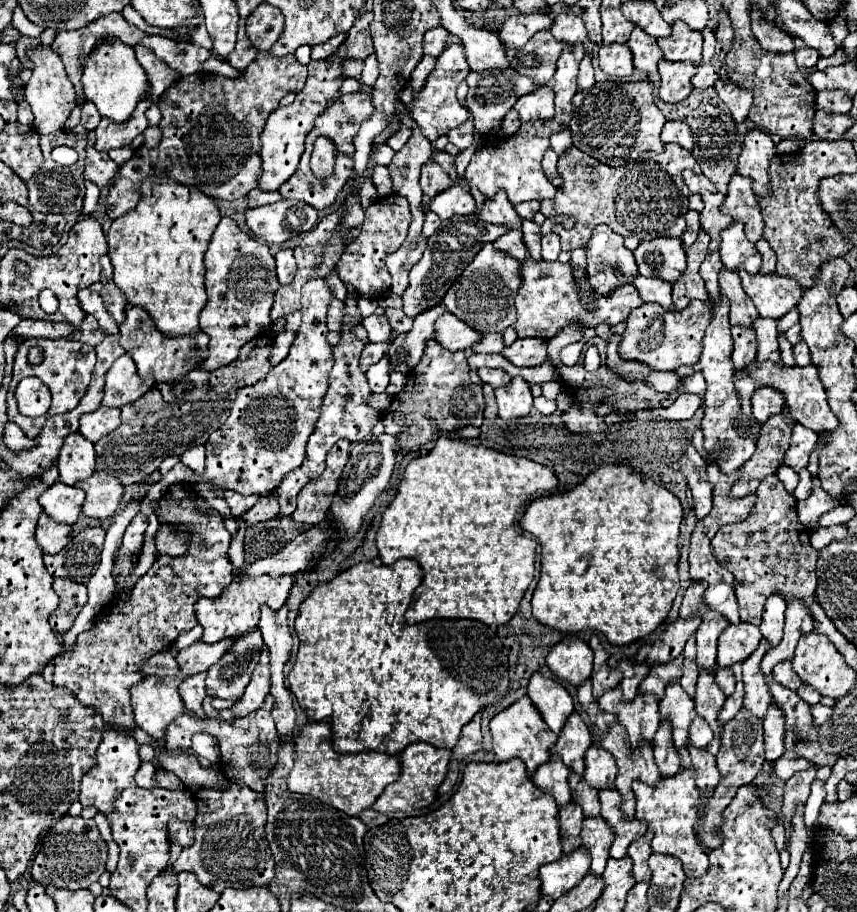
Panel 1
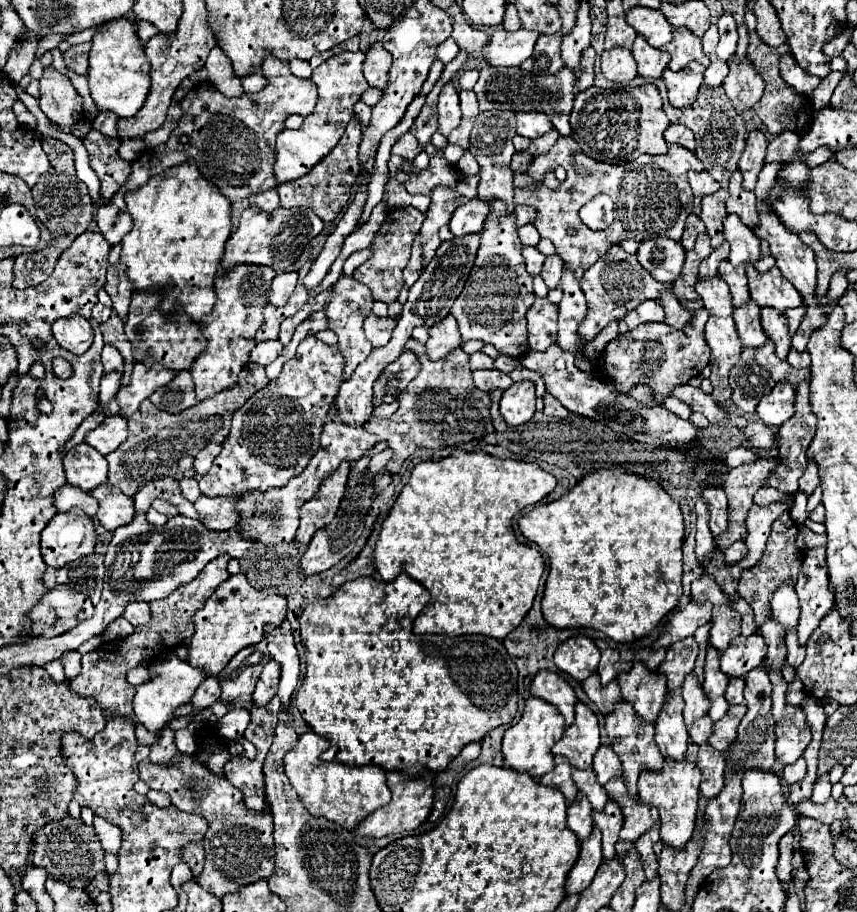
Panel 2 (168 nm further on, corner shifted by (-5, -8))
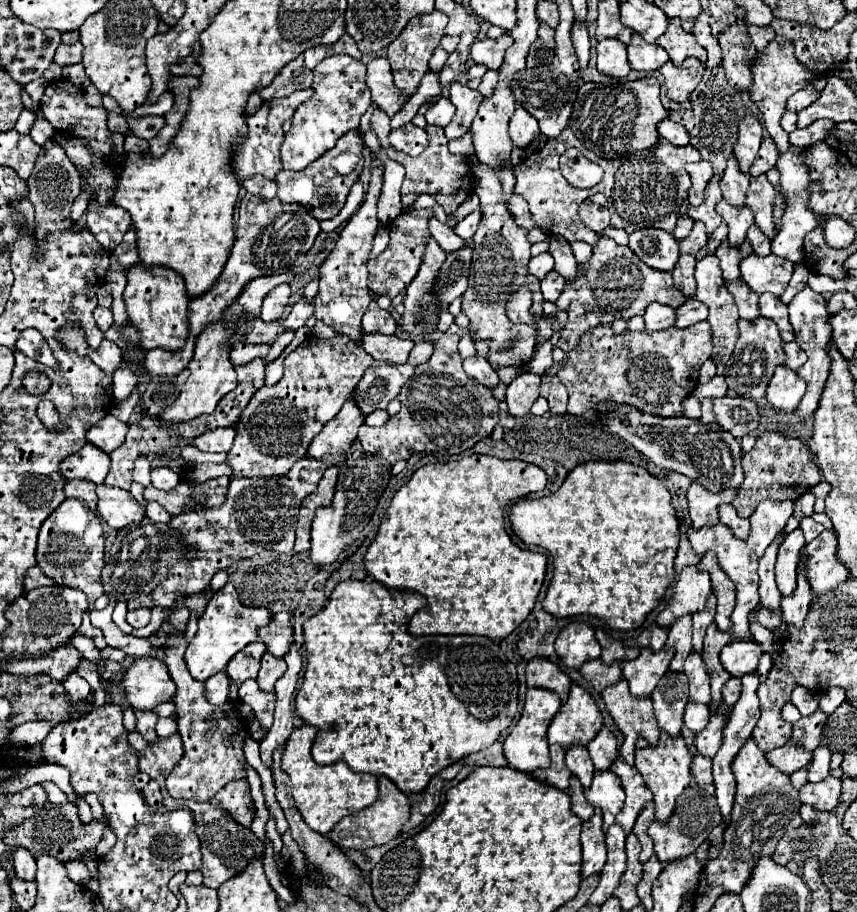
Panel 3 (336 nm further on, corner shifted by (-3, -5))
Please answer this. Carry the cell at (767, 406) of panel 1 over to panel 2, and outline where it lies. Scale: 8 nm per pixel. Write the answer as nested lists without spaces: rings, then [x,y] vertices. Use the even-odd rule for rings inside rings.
[[[783,380],[769,394],[761,398],[757,414],[767,426],[781,426],[793,416],[795,412],[793,402],[795,402],[795,390],[787,380]]]

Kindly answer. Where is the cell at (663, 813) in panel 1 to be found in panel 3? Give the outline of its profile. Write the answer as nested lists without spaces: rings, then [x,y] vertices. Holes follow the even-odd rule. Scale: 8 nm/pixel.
[[[661,733],[657,745],[649,745],[645,739],[637,739],[635,745],[635,767],[645,779],[645,785],[653,791],[653,803],[655,803],[655,817],[657,821],[667,821],[675,809],[677,797],[683,793],[683,789],[691,783],[691,753],[683,741],[683,737],[669,737],[667,733]]]

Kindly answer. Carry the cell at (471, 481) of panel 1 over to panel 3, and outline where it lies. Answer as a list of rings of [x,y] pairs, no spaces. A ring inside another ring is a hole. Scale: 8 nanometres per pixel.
[[[471,455],[471,457],[463,457],[458,461],[447,461],[445,463],[427,463],[423,467],[419,467],[413,477],[395,493],[387,515],[383,517],[383,523],[377,531],[377,537],[373,539],[373,543],[369,545],[367,553],[365,553],[365,571],[379,583],[383,583],[385,587],[393,587],[393,589],[405,589],[405,591],[417,591],[421,595],[427,597],[427,607],[421,609],[419,613],[413,615],[411,623],[409,623],[409,633],[411,635],[483,635],[489,639],[505,639],[513,629],[517,629],[533,611],[539,589],[543,585],[545,573],[547,573],[547,557],[543,553],[533,553],[533,551],[523,551],[519,549],[511,537],[505,531],[505,509],[509,503],[517,501],[517,497],[525,497],[529,493],[537,493],[543,491],[547,485],[547,475],[537,467],[537,465],[529,465],[523,461],[501,461],[497,457],[489,457],[489,455]]]

